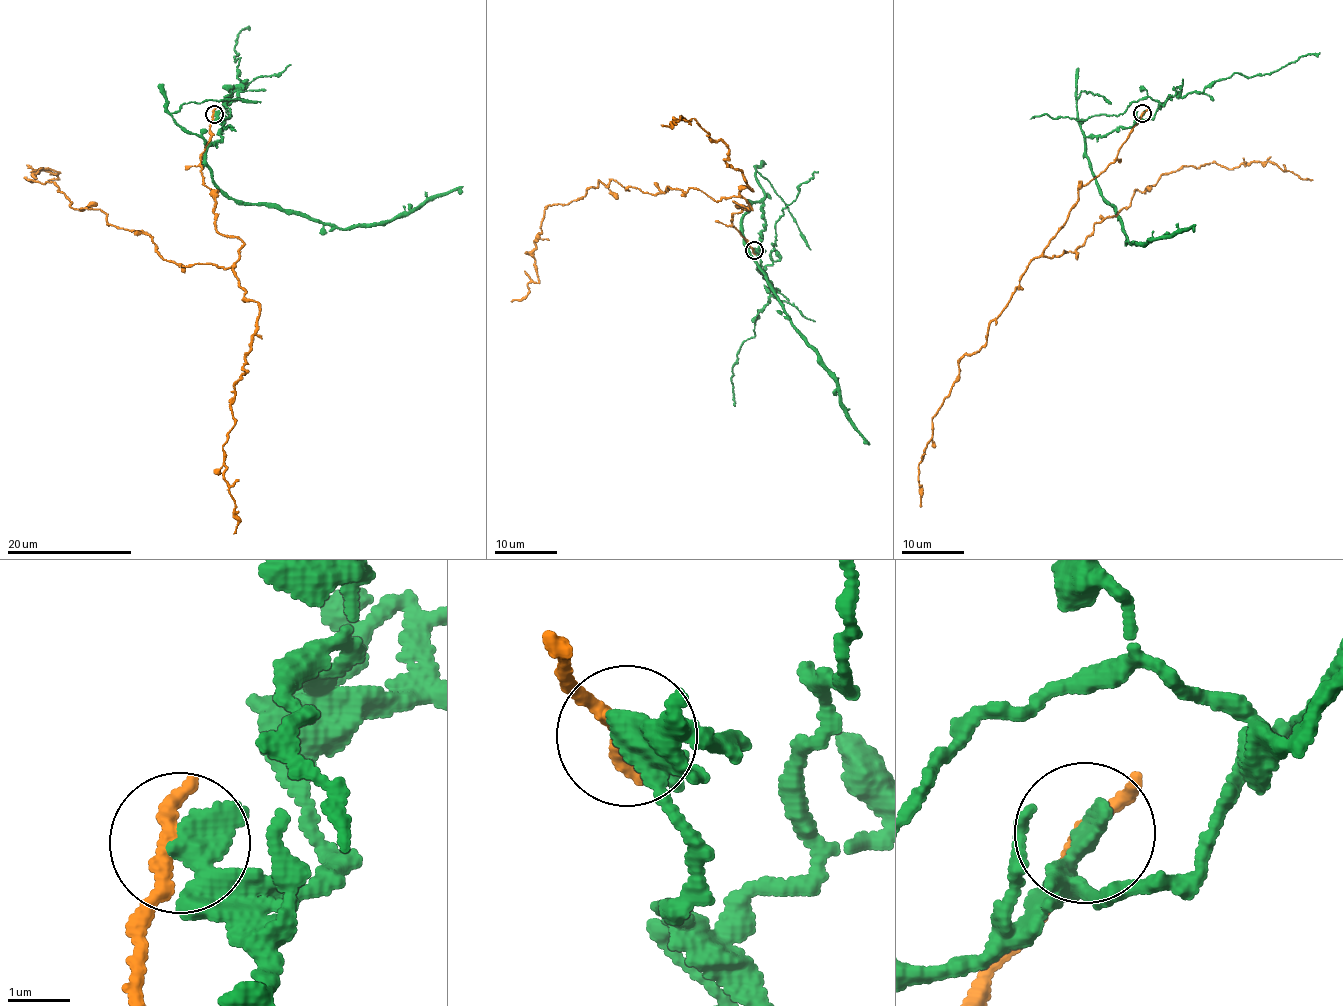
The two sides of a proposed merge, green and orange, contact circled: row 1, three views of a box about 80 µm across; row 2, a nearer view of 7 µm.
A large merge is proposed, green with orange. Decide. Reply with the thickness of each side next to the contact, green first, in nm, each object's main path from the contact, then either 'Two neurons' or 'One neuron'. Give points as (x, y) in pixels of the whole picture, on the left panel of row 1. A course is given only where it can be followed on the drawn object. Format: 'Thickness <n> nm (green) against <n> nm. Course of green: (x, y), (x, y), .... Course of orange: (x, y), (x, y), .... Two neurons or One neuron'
Thickness 480 nm (green) against 220 nm. Course of green: (214, 114), (220, 142), (208, 146), (206, 166), (235, 199), (368, 227), (462, 186). Course of orange: (214, 114), (200, 167), (217, 230), (242, 244), (233, 267), (164, 260), (141, 231), (26, 180), (49, 180). Two neurons

